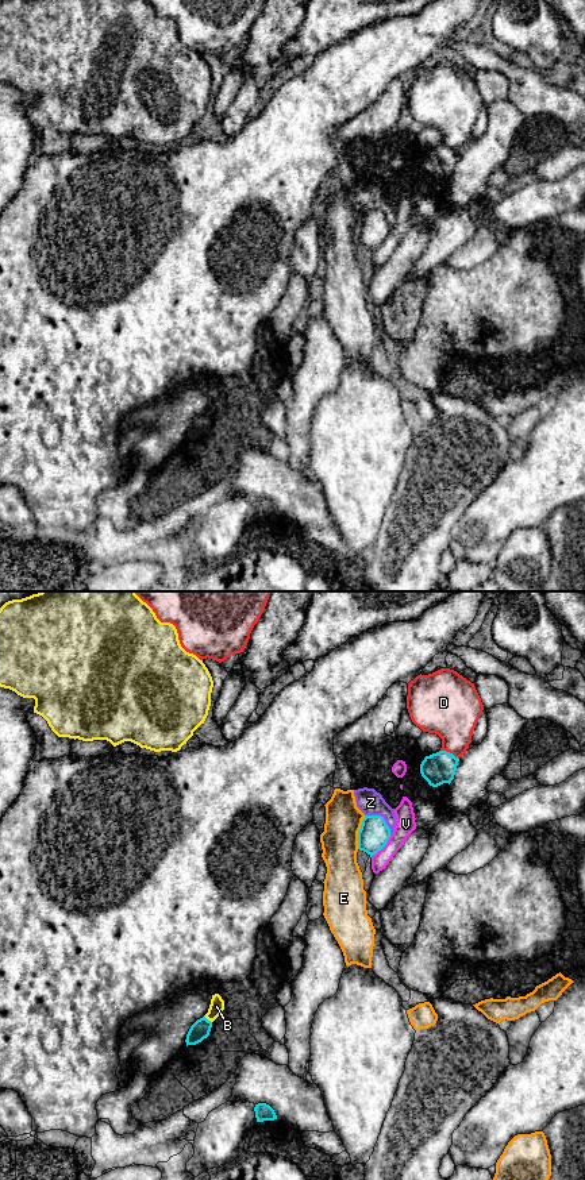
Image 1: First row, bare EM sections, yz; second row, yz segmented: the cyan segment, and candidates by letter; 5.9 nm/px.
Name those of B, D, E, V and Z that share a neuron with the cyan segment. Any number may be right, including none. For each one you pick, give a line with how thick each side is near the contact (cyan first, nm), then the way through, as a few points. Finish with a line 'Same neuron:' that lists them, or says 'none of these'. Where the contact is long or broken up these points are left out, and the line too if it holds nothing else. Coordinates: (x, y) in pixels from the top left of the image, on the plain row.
Same neuron: none of these

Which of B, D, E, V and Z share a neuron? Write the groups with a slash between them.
B / D / E V / Z

